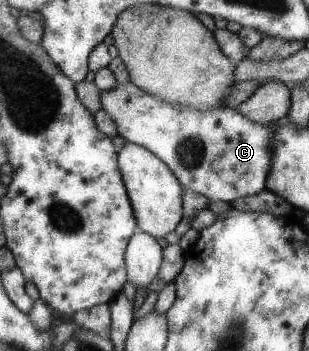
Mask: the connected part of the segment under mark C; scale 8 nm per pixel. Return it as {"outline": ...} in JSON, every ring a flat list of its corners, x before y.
{"outline":[[131,81,125,84,116,82,113,88,100,91,100,103,101,109,114,121,117,135,124,138,125,142,141,145,160,157,175,174,183,190,196,192,209,201,221,200,228,203,233,199,260,194,267,189,273,142,276,128,279,127,277,122,269,125,254,123,241,115,237,108,229,106,205,109,171,104,137,88]]}

